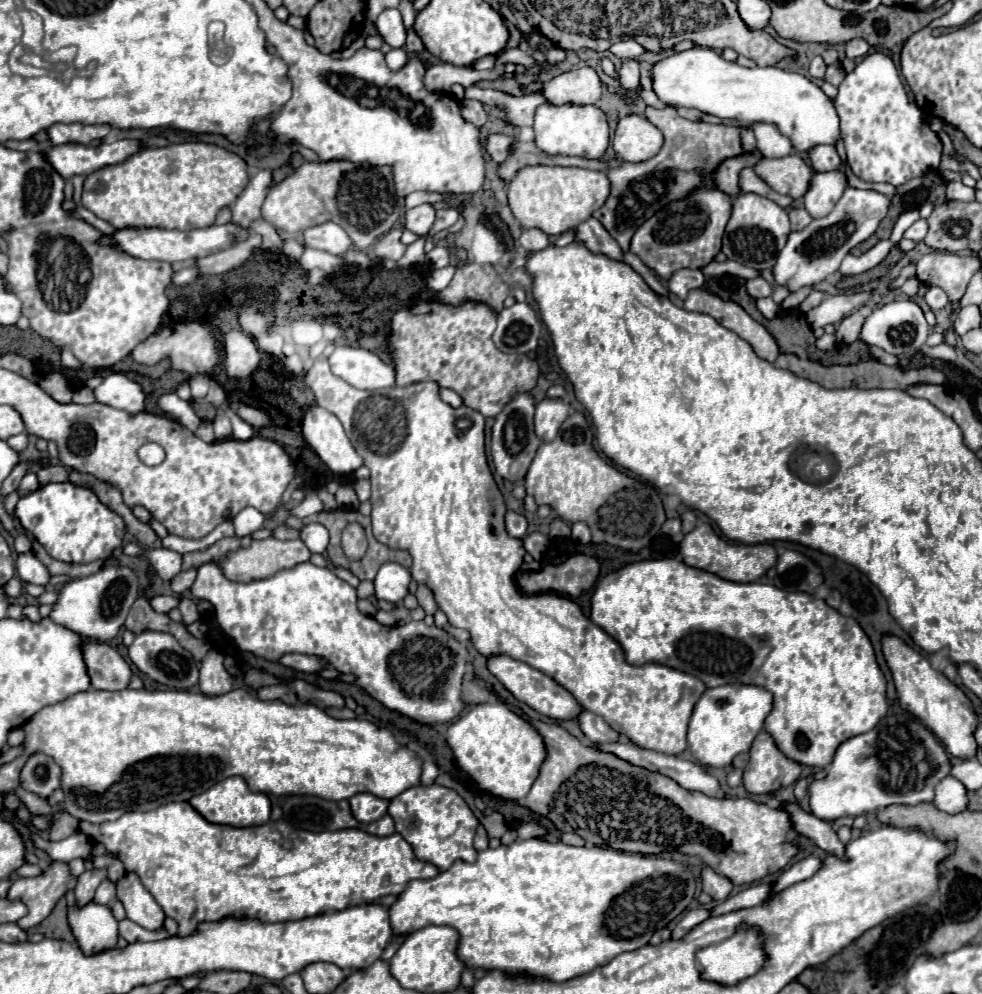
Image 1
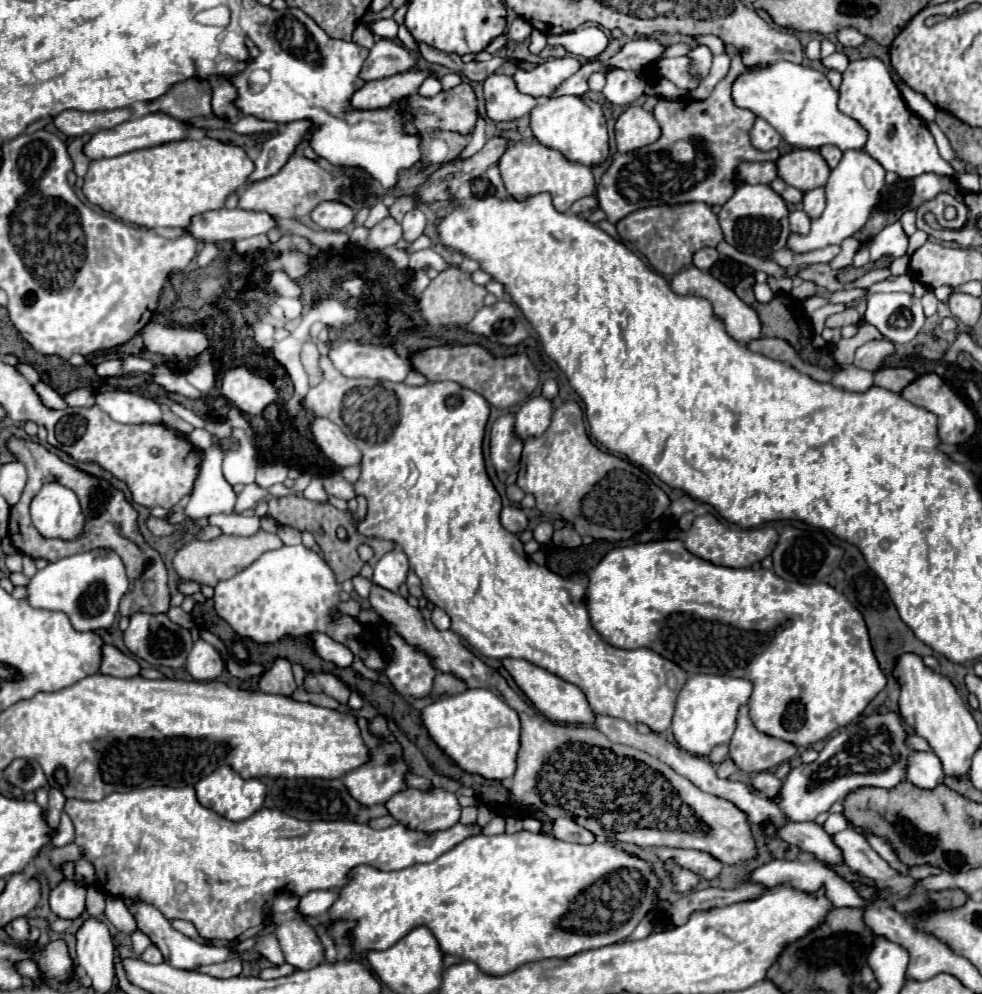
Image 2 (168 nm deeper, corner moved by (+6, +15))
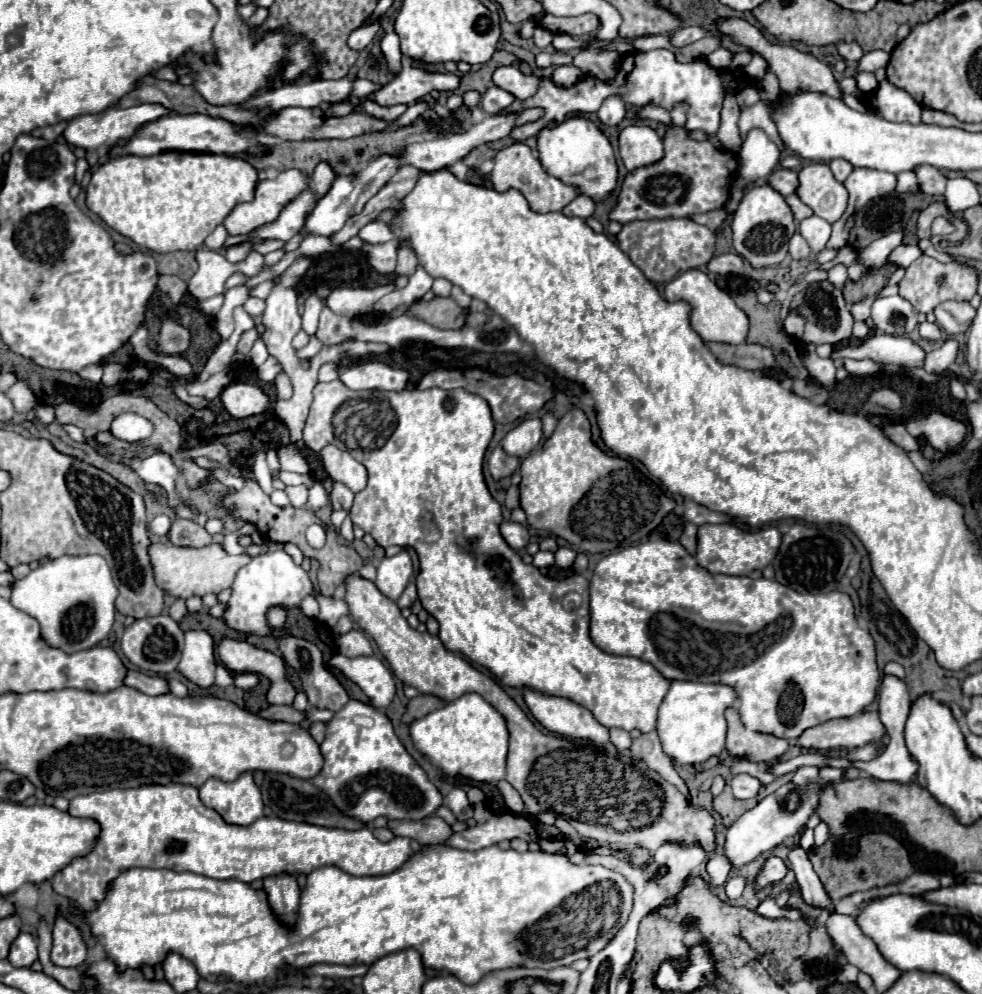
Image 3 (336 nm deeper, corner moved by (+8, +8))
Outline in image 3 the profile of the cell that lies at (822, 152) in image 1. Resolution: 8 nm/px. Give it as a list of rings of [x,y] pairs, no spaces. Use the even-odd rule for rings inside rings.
[[[832,160],[832,162],[828,162],[828,166],[830,166],[830,170],[832,170],[832,174],[834,174],[834,178],[836,180],[840,180],[840,182],[844,182],[846,180],[846,176],[852,172],[852,164],[848,164],[846,160]]]

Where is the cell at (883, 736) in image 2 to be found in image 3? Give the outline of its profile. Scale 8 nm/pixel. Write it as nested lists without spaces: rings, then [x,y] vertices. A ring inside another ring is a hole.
[[[816,780],[816,782],[808,782],[806,786],[794,786],[794,782],[788,782],[784,786],[780,786],[776,792],[768,794],[766,798],[762,798],[752,810],[748,810],[746,814],[742,814],[728,830],[726,834],[726,856],[728,860],[740,868],[744,864],[750,864],[754,858],[758,858],[760,854],[770,852],[772,848],[776,848],[778,844],[786,842],[788,838],[792,838],[802,826],[806,826],[808,818],[812,814],[816,814],[818,804],[820,804],[820,792],[826,788],[826,782]],[[798,792],[800,796],[800,804],[796,810],[788,808],[788,800],[790,794]]]

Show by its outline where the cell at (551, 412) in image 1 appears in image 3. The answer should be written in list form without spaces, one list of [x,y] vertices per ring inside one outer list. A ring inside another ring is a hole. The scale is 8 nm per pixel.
[[[538,416],[522,420],[502,438],[502,448],[510,456],[526,458],[542,442],[542,420]]]

